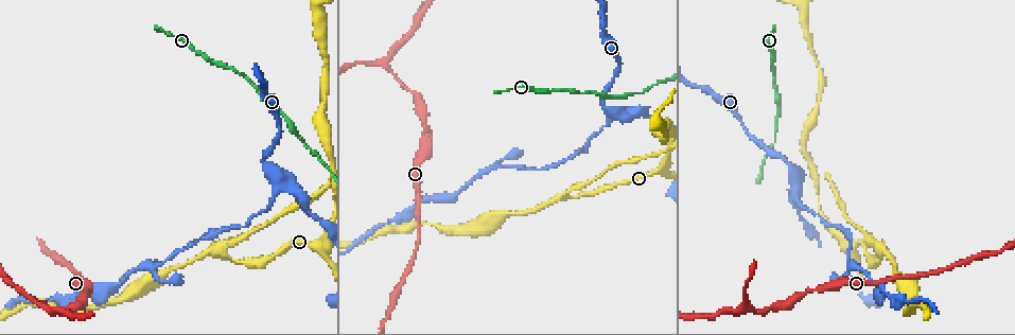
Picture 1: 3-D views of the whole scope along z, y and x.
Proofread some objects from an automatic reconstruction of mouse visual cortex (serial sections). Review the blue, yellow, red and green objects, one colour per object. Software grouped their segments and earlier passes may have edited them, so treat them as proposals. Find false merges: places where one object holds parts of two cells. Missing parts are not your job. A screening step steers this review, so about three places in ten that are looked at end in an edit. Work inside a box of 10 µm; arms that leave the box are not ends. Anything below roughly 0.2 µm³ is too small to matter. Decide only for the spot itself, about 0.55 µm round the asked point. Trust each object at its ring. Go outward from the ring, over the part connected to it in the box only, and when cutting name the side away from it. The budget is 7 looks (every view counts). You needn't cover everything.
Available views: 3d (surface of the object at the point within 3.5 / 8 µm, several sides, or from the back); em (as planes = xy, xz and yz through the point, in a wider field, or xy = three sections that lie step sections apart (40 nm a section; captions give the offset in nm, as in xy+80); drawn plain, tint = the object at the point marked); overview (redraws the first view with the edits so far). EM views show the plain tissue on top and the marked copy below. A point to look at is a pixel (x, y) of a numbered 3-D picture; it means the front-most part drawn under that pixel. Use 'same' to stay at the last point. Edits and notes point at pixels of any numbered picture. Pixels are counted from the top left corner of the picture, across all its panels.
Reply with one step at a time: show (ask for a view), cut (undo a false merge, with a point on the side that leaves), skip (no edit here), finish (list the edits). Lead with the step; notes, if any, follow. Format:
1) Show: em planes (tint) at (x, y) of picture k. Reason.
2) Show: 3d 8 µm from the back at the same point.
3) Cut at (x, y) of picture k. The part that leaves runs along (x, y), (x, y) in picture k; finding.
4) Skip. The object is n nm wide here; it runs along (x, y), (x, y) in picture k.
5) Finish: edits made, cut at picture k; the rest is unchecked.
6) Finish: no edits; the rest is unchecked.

Show: 3d 3.5 µm at (772, 62) of picture 1. A narrow waist.

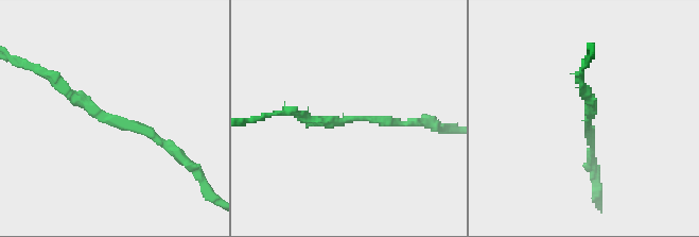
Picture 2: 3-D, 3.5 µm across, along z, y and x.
Show: em xy step 5 (tint) at (588, 118) of picture 2. Shape alone is not enough.

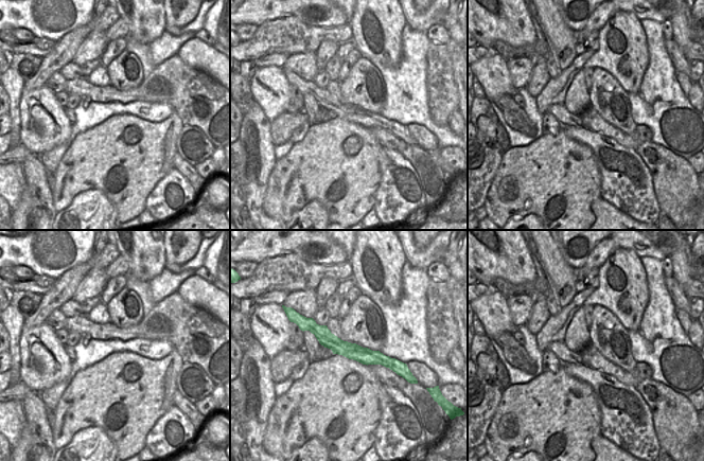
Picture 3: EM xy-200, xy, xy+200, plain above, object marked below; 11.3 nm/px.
Show: em xy step 2 (tint) at the same point.

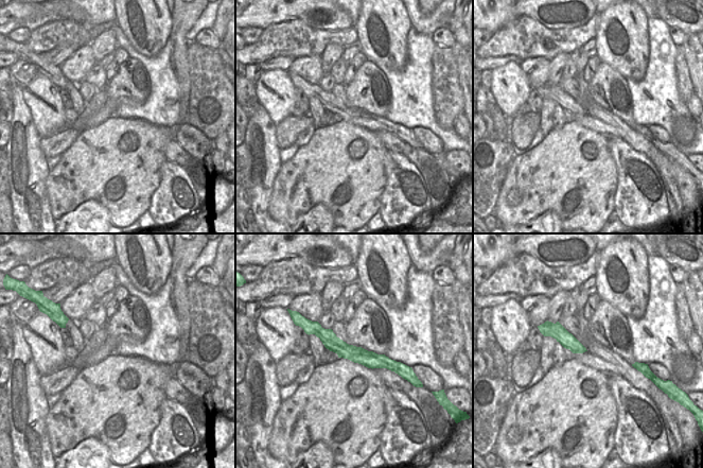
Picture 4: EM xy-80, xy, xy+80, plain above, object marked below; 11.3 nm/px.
Skip. It runs along (314, 331), (344, 350), (397, 369) in picture 4; one cell here.

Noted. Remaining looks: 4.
Show: 3d 3.5 µm at (800, 204) of picture 1. Thick turns thin.

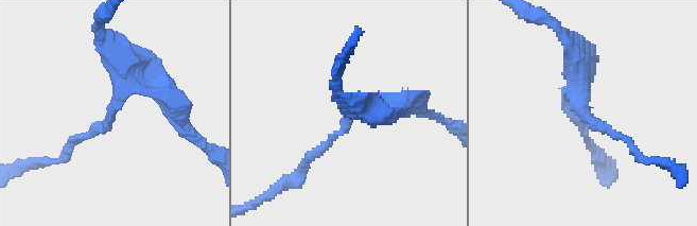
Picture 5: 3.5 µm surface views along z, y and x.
Show: em xy step 5 (tint) at (345, 120) of picture 5. The arms are 150, 400 nm wide; need the tissue.

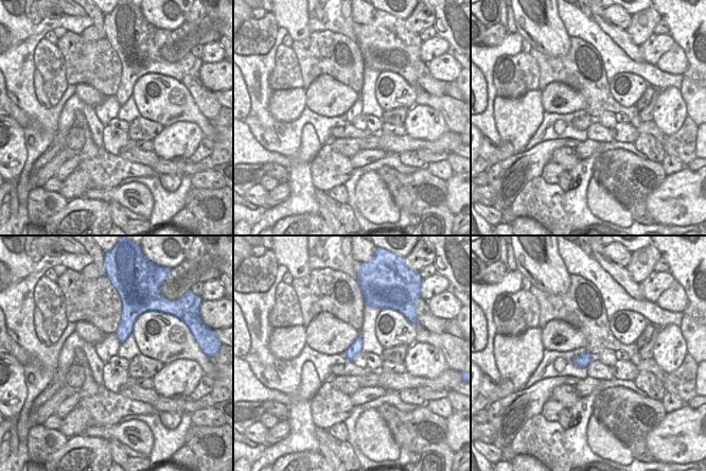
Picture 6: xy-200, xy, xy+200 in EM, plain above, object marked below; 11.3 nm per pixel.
Show: em xy step 1 (tint) at the same point. Cut it another way.

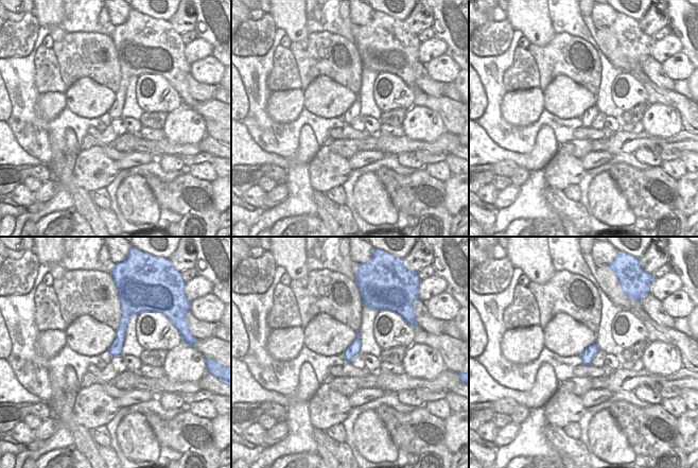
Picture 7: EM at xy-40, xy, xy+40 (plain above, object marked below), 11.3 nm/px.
Skip. It runs along (129, 313), (124, 318), (114, 353) in picture 7; continuous, no second cell.

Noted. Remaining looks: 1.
Finish: no edits; the rest is unchecked.

